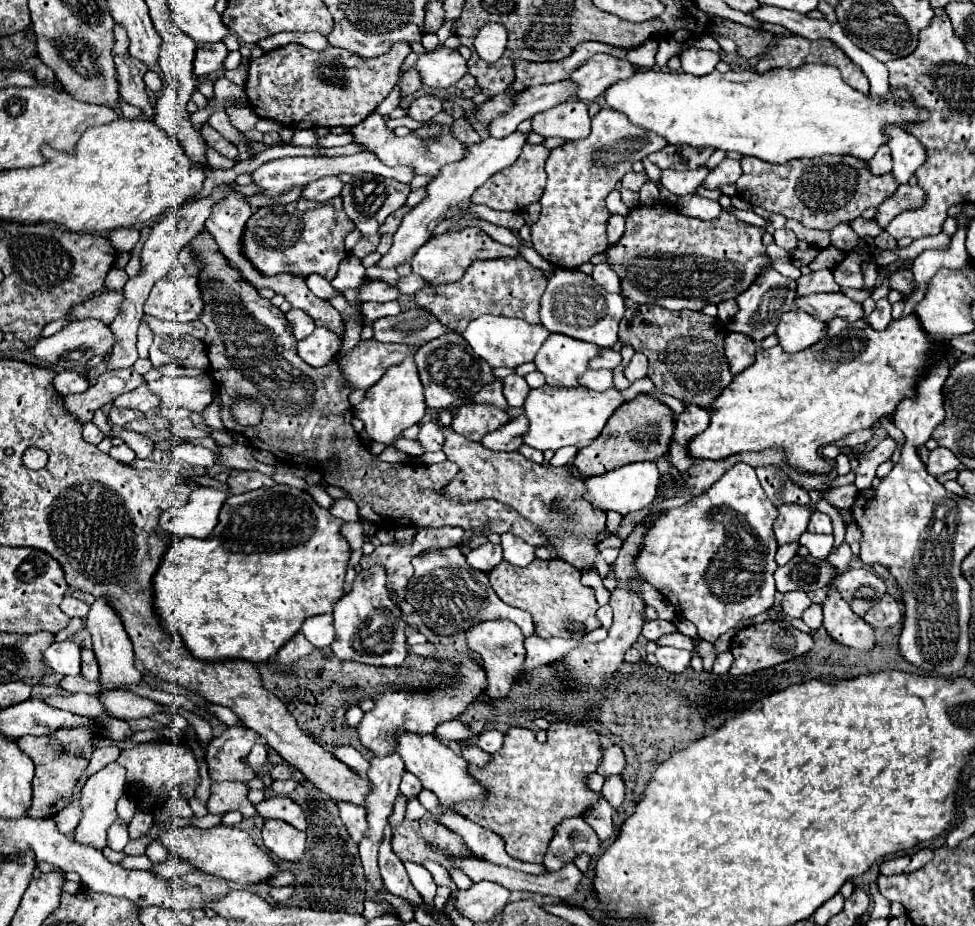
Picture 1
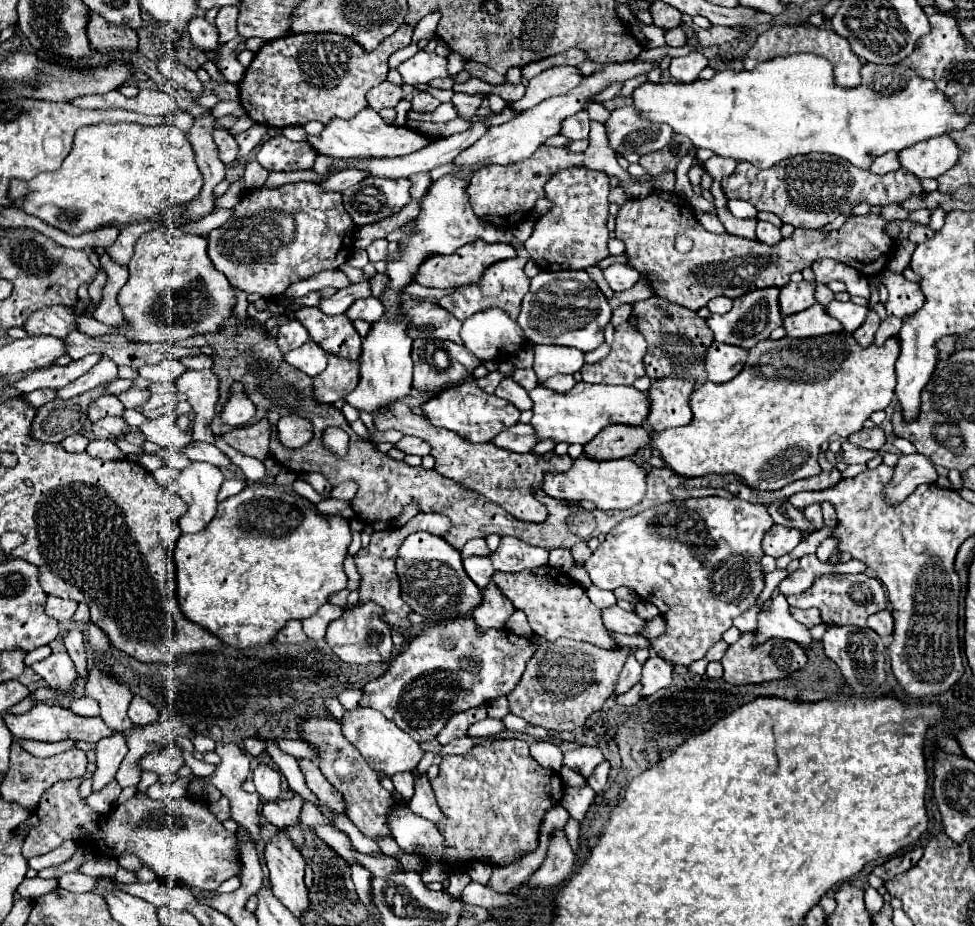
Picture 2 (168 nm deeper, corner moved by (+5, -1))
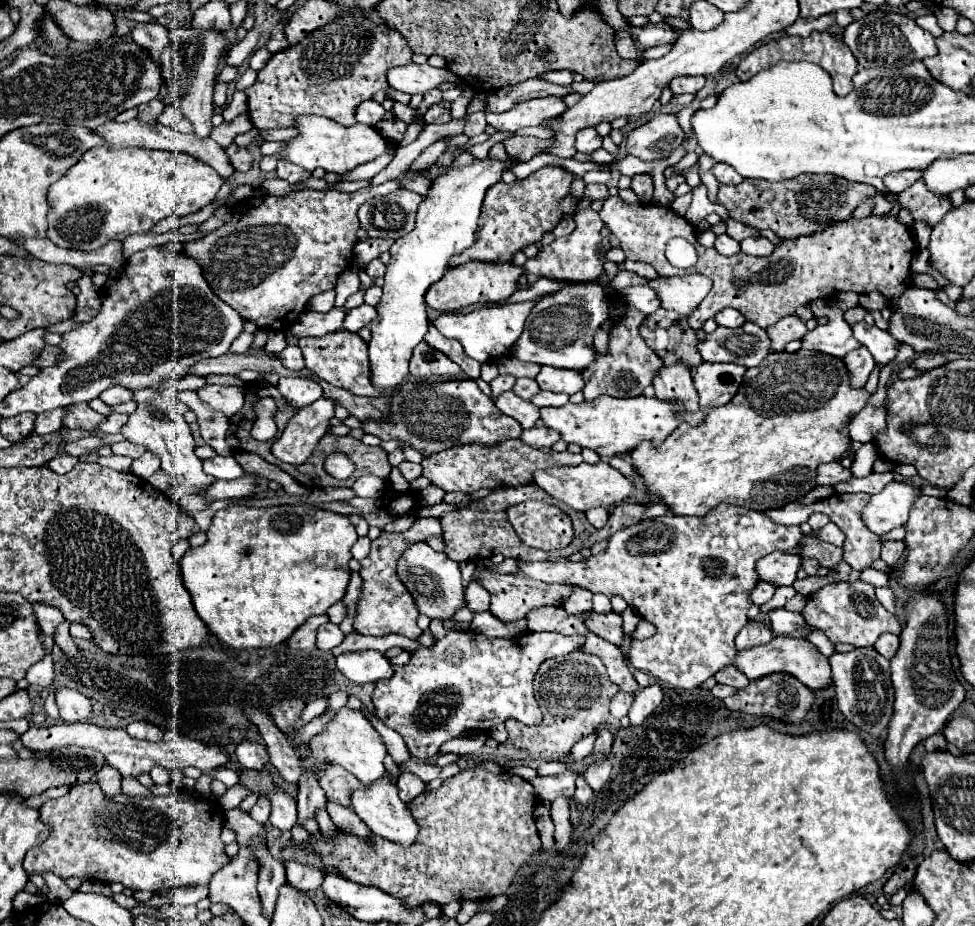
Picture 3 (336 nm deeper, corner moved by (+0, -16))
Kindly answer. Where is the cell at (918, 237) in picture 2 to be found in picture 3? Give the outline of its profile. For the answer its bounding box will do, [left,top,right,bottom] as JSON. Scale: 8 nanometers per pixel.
[913,222,931,248]

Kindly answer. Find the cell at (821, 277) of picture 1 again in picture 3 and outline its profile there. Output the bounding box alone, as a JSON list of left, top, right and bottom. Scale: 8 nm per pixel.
[767,314,807,352]

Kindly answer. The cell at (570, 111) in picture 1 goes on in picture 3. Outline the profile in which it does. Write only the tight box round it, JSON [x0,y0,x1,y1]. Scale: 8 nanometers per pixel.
[577,128,601,154]

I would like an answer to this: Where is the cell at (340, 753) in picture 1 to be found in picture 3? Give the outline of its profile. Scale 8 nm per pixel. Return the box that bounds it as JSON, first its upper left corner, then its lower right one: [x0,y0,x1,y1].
[235,742,269,770]

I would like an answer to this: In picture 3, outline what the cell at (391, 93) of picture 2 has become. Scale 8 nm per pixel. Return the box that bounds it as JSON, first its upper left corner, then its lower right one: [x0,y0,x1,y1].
[355,100,385,126]

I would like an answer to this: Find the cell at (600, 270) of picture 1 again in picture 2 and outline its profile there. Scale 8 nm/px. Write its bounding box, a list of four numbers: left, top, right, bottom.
[604,263,640,291]

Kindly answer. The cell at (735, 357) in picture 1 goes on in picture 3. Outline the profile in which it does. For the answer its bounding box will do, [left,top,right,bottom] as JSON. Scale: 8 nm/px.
[693,362,745,408]

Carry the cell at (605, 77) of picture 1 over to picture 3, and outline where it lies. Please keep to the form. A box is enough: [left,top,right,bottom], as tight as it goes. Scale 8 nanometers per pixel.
[487,96,567,132]

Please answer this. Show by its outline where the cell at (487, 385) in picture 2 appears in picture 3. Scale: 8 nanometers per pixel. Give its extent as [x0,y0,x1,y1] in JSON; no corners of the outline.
[491,376,515,398]

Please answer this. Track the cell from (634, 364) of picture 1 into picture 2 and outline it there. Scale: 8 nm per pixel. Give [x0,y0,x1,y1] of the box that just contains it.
[580,321,646,385]

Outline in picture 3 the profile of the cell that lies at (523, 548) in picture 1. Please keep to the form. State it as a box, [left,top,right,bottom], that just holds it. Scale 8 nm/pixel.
[517,504,801,690]

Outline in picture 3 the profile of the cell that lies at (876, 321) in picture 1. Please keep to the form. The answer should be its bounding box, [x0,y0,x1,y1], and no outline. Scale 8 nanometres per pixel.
[843,346,875,386]

